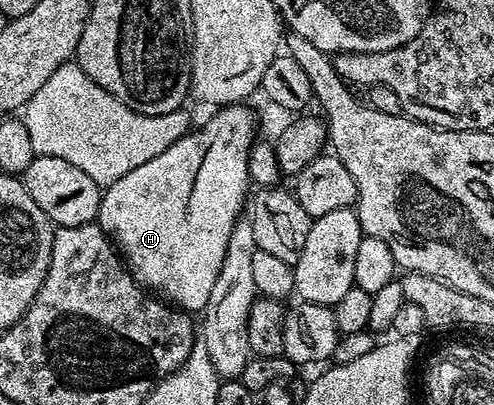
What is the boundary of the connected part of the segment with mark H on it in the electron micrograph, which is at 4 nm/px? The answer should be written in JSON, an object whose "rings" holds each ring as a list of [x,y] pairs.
{"rings":[[[248,104],[219,107],[205,120],[201,130],[189,129],[166,152],[154,156],[154,160],[146,160],[146,164],[138,164],[134,172],[126,172],[122,180],[103,191],[100,200],[98,225],[114,240],[133,278],[157,295],[169,294],[171,301],[185,312],[203,311],[206,300],[210,300],[214,280],[218,280],[222,268],[222,256],[226,256],[226,244],[230,244],[230,232],[234,232],[240,221],[250,194],[248,154],[257,137],[256,114],[250,107]]]}

